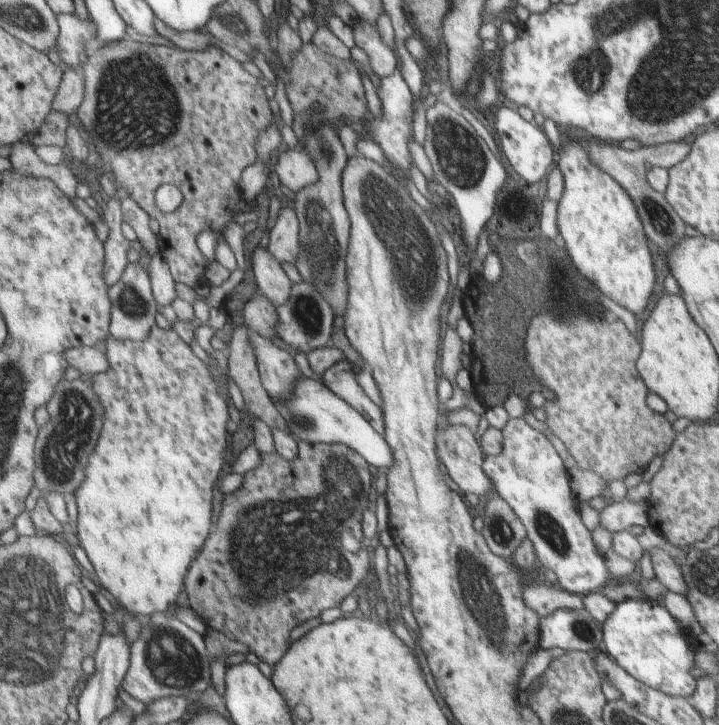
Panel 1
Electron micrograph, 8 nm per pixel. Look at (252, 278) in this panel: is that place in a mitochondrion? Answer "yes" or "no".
no

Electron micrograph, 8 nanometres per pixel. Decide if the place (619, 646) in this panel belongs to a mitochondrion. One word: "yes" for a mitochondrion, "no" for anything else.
no

